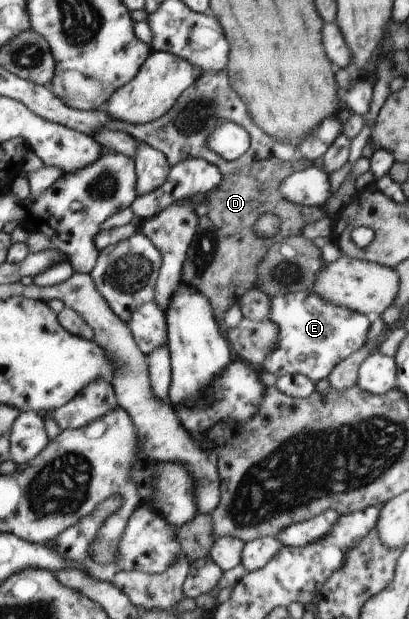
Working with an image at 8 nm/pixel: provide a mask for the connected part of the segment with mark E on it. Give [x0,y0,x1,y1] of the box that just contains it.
[262,291,370,383]

